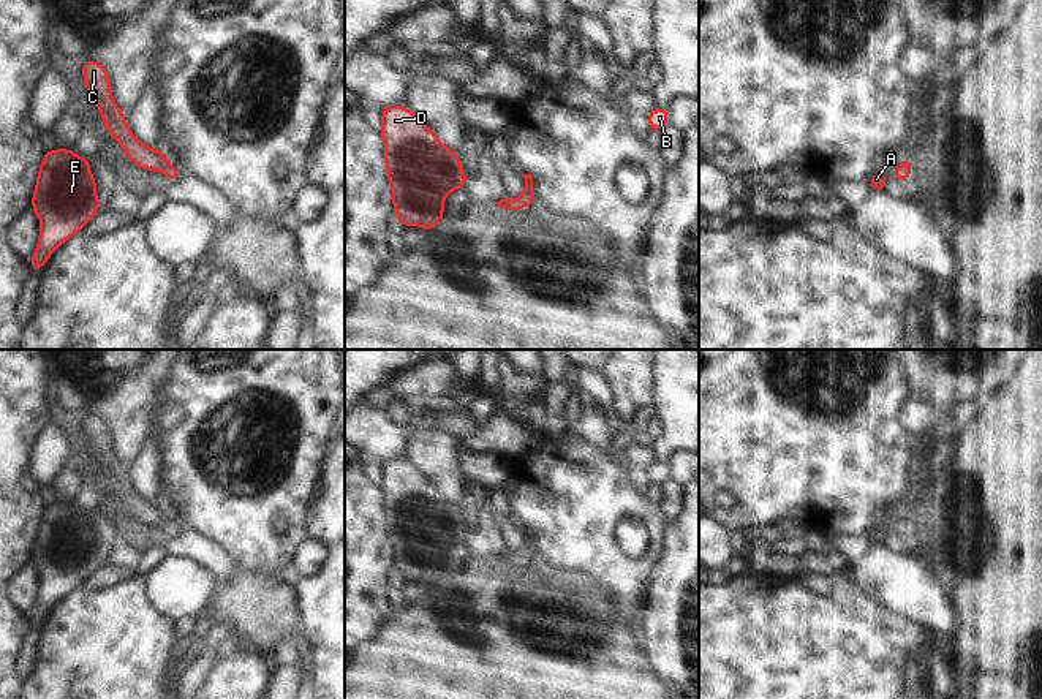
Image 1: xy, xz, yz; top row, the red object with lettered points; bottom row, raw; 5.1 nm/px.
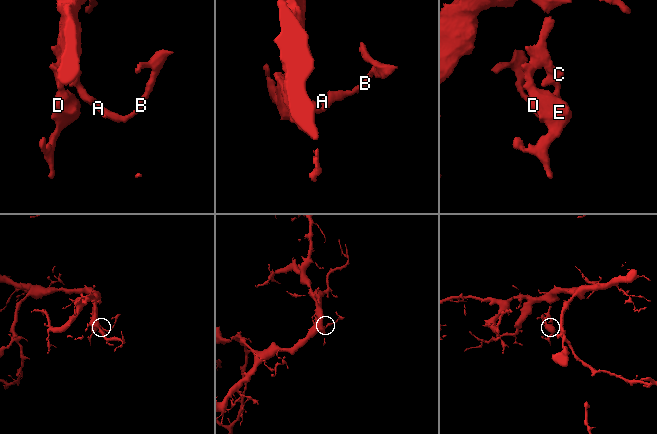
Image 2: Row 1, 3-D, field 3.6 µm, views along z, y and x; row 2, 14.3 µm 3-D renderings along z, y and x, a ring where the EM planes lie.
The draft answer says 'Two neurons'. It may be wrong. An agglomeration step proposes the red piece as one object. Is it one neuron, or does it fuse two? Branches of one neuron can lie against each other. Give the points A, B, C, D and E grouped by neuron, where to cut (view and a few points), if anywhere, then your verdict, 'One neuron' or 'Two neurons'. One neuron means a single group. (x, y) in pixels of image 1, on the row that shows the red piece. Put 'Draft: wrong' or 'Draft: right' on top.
Draft: wrong
Groups: A B C D E. No split. One neuron.

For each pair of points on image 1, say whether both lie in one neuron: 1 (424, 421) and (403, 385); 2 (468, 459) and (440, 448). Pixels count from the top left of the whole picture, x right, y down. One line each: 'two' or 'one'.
1: two
2: two

